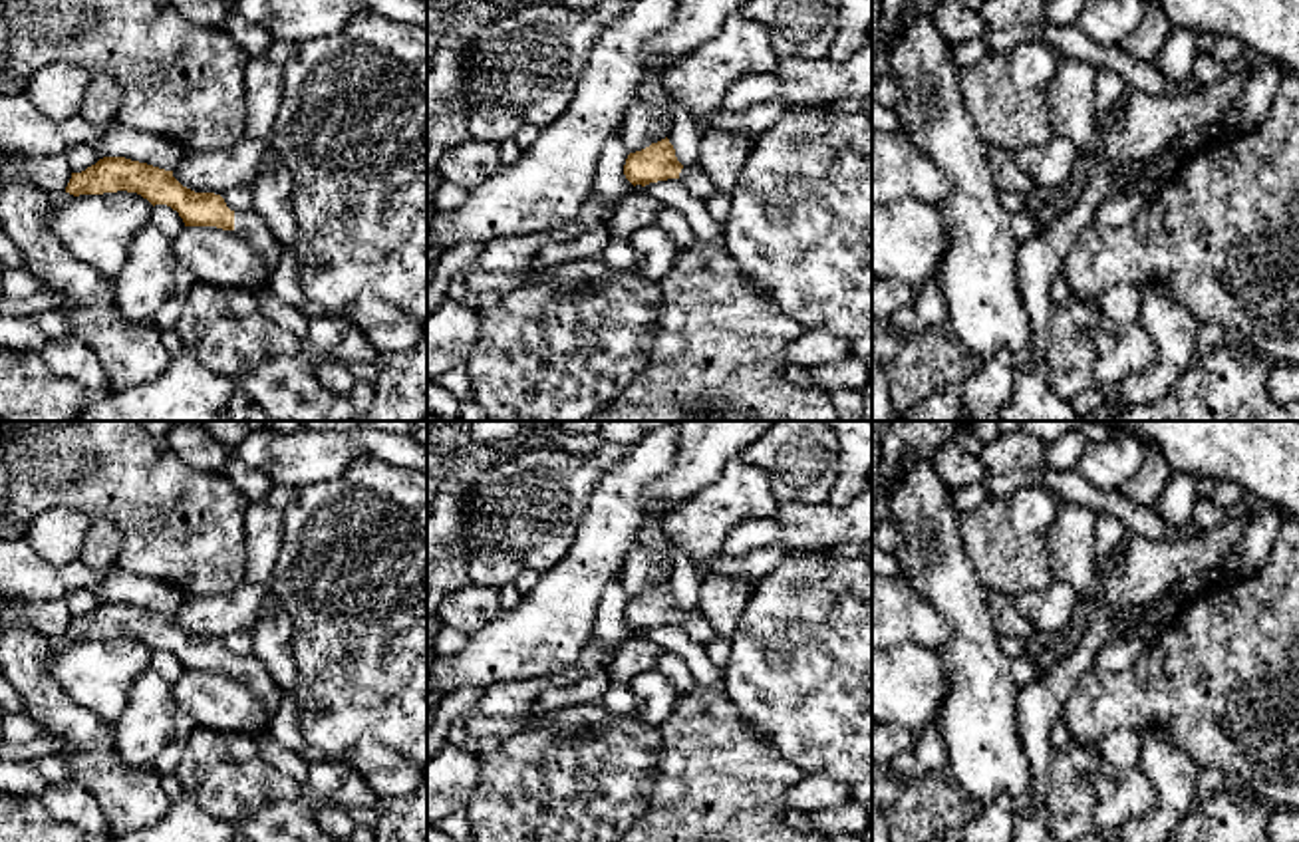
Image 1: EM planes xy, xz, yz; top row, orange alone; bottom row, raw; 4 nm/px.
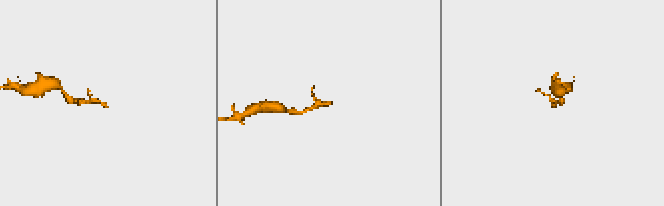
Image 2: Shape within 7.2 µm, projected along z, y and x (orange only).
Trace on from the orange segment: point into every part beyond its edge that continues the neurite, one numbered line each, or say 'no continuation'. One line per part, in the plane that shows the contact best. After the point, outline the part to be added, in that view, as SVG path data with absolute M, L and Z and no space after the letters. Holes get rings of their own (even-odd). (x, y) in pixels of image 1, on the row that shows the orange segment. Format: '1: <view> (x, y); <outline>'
1: xy (249, 223); M254 209L234 212L234 232L244 236L268 266L278 266L282 246Z

